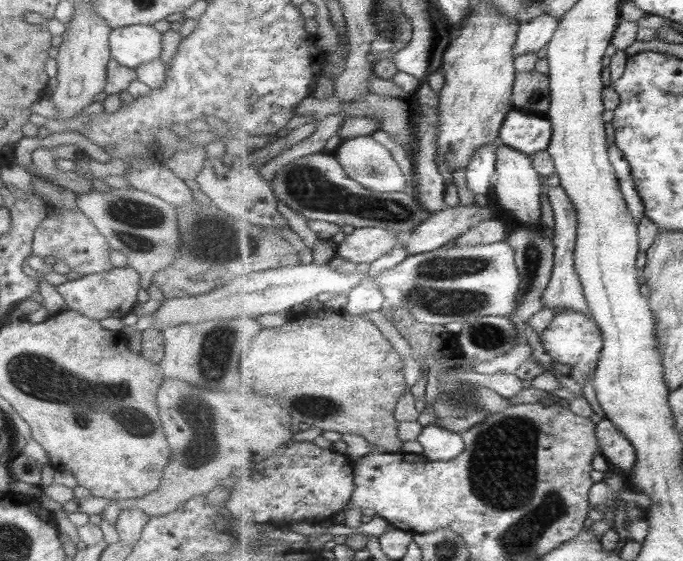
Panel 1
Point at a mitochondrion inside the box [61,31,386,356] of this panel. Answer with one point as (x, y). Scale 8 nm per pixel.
(136, 221)

